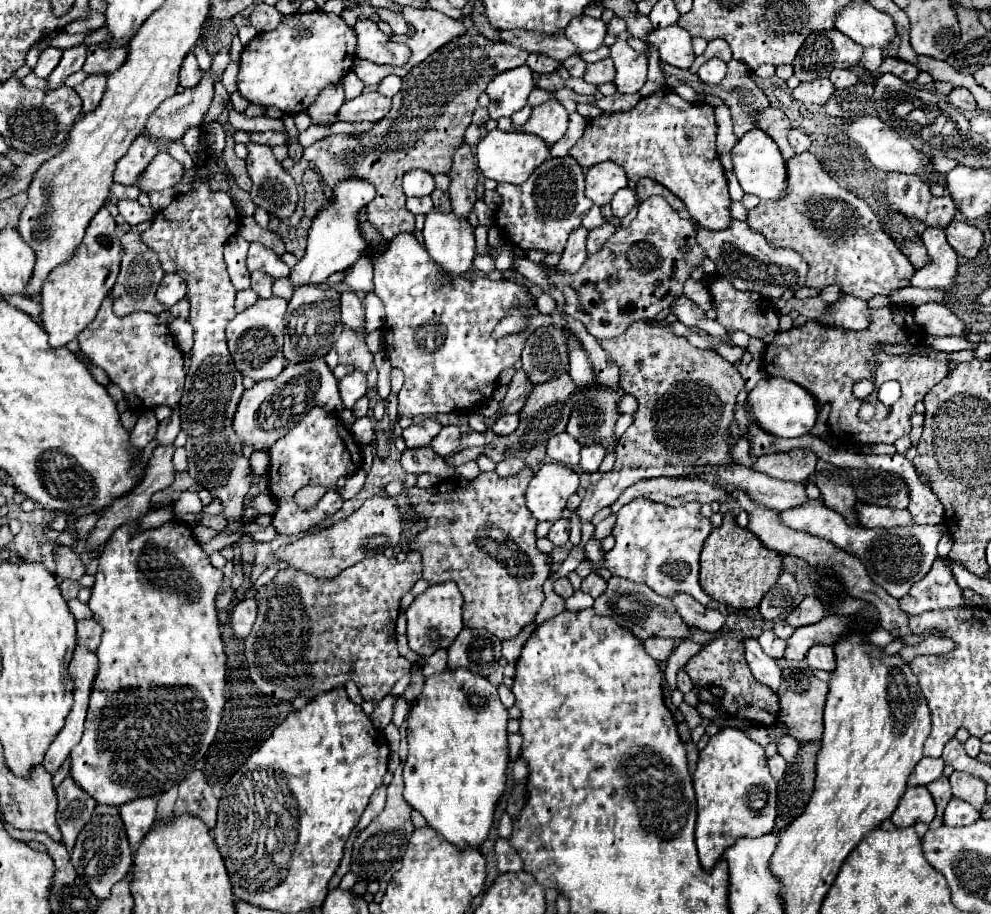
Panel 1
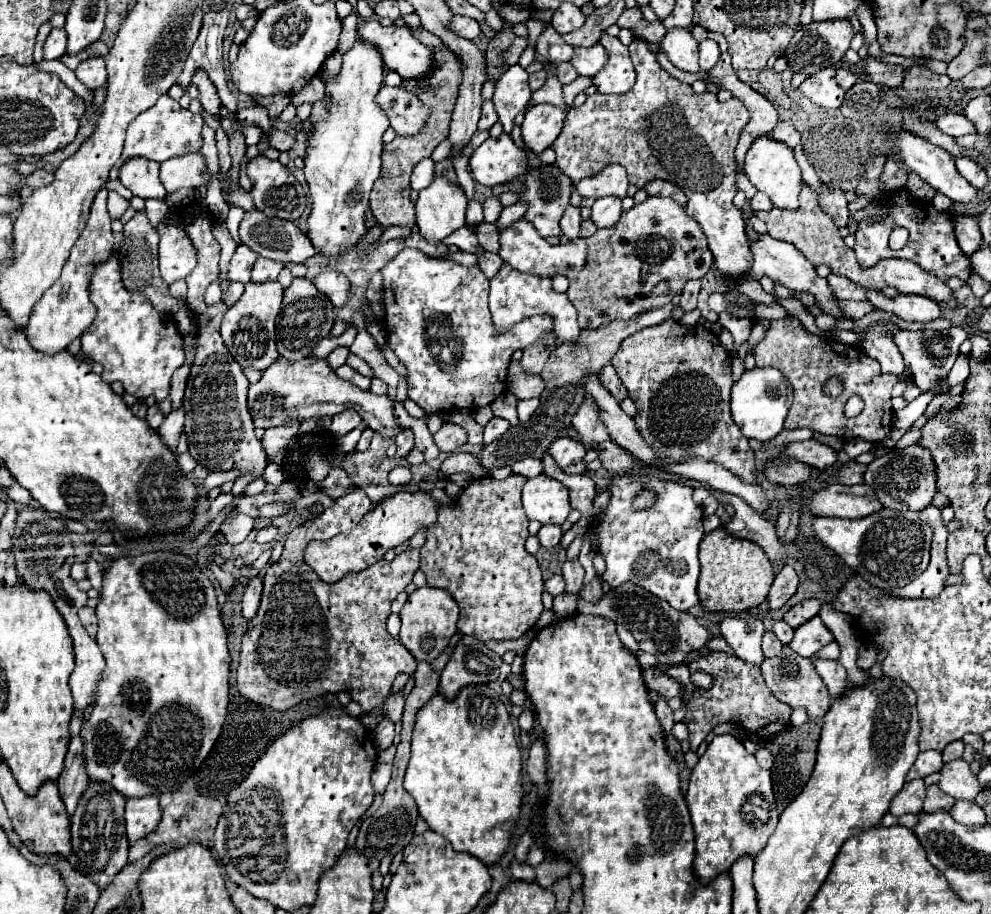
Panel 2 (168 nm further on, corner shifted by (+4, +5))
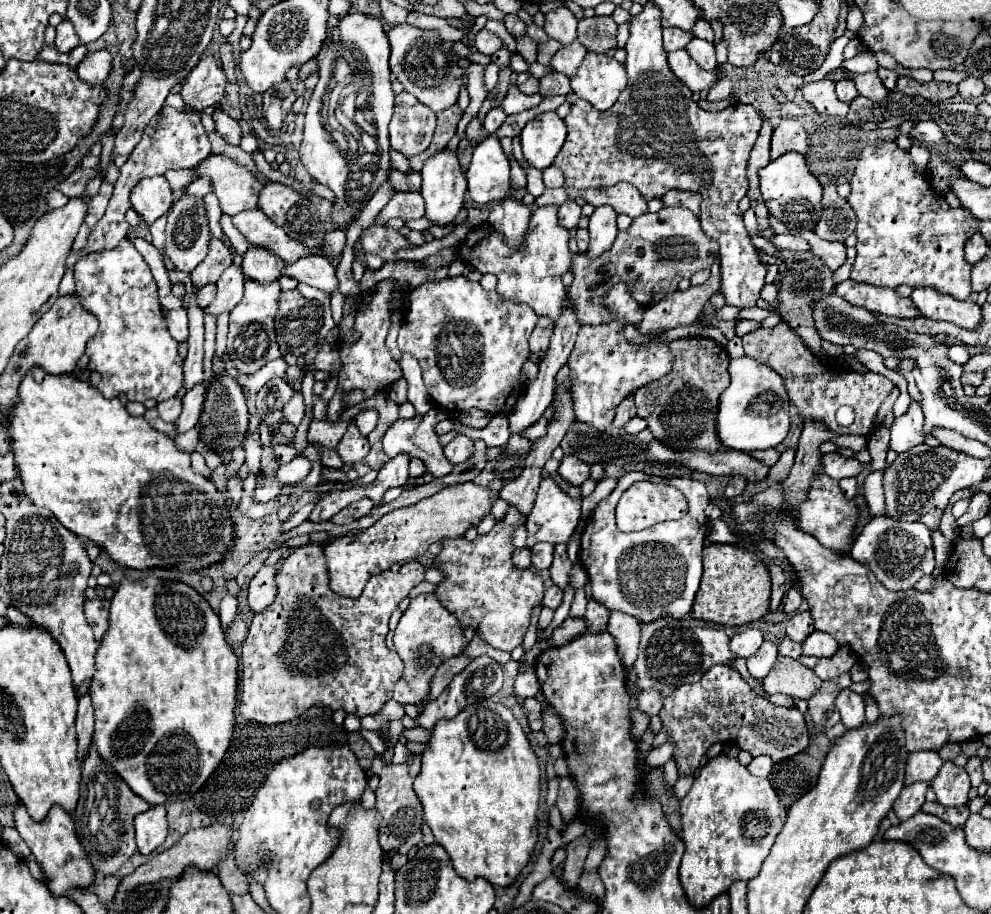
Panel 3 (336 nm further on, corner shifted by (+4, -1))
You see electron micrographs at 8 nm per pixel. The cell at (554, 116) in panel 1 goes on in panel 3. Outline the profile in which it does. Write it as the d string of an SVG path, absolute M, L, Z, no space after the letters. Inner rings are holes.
M543 113L531 119L521 131L525 161L537 169L553 163L567 137L565 121L557 113Z

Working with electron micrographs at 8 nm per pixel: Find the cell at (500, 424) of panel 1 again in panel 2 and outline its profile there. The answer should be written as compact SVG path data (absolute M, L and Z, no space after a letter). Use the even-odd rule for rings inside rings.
M493 417L484 427L483 441L485 445L493 443L497 437L501 437L509 429L509 421L501 417Z

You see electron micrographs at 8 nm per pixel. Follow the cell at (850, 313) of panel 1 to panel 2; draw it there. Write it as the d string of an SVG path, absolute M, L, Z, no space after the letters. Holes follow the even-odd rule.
M889 321L871 325L867 331L867 337L865 337L865 341L861 341L861 345L869 357L873 357L881 363L883 373L895 373L901 381L907 383L907 389L903 391L903 399L907 403L911 403L921 391L917 391L917 385L913 383L911 375L907 375L907 369L905 369L905 363L903 363L903 357L901 357L897 345L893 343L893 339L889 339L889 335L885 335L887 327L893 327L893 325Z

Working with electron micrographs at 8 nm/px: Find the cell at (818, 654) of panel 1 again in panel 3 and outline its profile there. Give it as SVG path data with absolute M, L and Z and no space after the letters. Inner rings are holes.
M849 687L841 689L835 697L835 707L841 713L841 723L847 729L855 729L859 725L863 725L865 721L865 705L863 705L863 697L853 693Z

